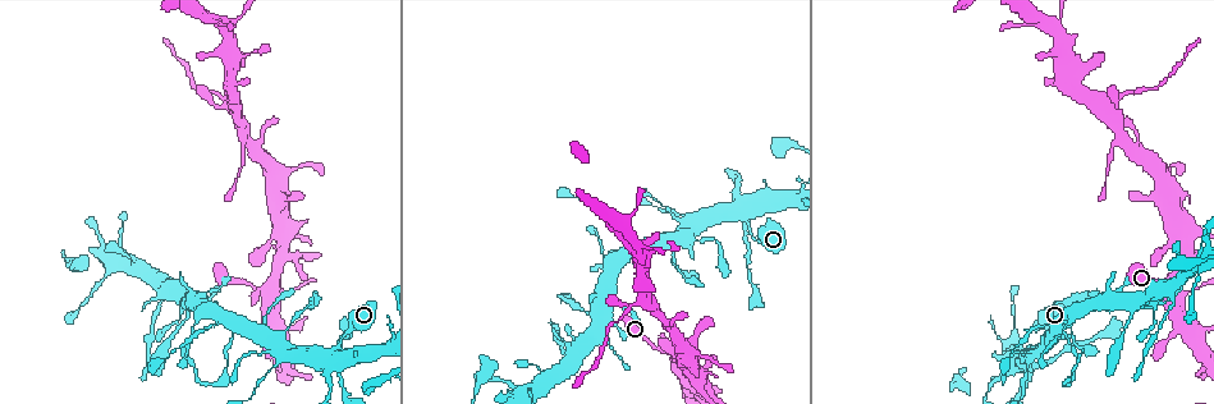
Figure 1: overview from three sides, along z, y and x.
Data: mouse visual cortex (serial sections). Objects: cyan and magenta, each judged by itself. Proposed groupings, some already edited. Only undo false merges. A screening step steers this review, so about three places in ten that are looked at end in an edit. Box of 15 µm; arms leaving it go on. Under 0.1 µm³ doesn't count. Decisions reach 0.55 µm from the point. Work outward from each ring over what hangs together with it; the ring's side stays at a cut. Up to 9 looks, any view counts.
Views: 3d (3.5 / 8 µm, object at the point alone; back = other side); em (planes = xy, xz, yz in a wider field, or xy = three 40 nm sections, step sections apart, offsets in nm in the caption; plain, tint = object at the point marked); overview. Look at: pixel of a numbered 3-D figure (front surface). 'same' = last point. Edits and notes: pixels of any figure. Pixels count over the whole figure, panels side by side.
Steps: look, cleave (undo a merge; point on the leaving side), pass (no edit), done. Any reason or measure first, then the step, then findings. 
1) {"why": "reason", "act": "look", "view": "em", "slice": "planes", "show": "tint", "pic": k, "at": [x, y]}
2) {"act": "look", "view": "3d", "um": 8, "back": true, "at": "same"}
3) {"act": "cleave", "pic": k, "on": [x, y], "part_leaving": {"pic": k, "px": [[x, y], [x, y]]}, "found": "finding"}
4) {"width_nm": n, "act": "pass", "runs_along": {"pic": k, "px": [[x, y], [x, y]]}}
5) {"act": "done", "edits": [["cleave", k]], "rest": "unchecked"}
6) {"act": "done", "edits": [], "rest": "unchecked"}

{"why": "four arms meet", "act": "look", "view": "3d", "um": 3.5, "pic": 1, "at": [265, 289]}

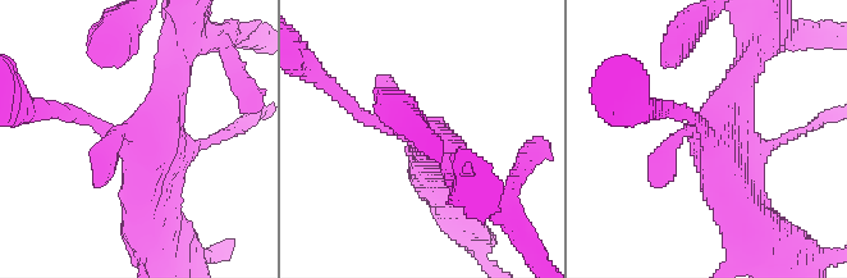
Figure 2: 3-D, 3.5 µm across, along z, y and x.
{"act": "look", "view": "em", "slice": "xy", "step": 2, "show": "plain", "pic": 2, "at": [708, 142]}

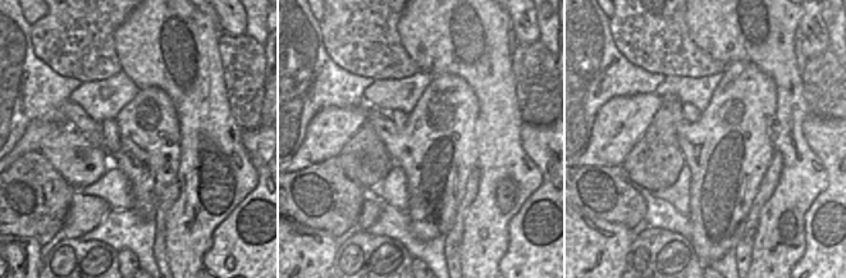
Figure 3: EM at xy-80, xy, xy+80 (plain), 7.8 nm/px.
{"why": "with the object marked", "act": "look", "view": "em", "slice": "xy", "step": 2, "show": "tint", "at": "same"}

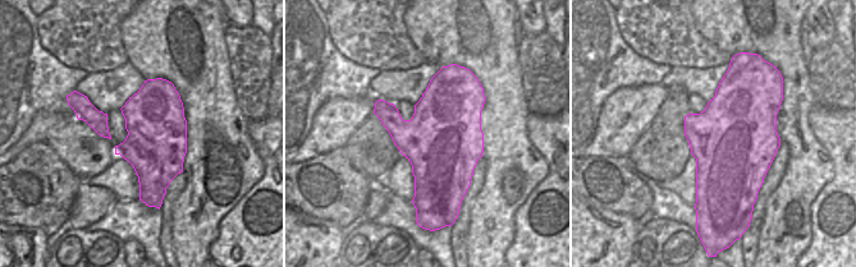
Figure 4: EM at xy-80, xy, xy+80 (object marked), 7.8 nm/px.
{"width_nm": 600, "act": "pass", "runs_along": {"pic": 2, "px": [[351, 105], [461, 171]]}, "found": "continuous, no second cell"}

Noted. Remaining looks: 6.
{"why": "four-way junction", "act": "look", "view": "3d", "um": 8, "pic": 1, "at": [1178, 231]}

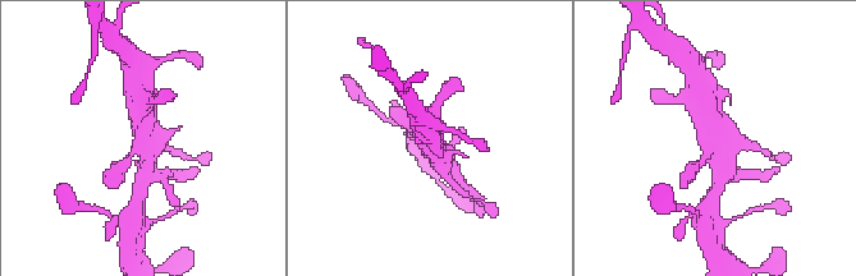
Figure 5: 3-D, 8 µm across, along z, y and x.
{"why": "shape alone is not enough", "act": "look", "view": "em", "slice": "xy", "step": 5, "show": "tint", "pic": 5, "at": [141, 143]}

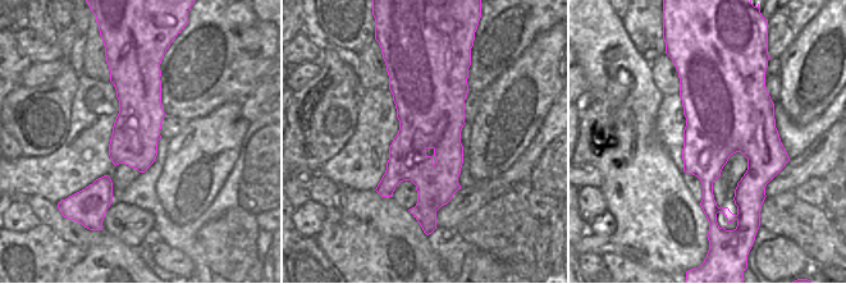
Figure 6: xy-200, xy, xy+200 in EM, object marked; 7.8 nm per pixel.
{"act": "pass", "found": "all the same cell"}

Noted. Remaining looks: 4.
{"why": "three arms meet", "act": "look", "view": "3d", "um": 3.5, "back": true, "pic": 1, "at": [641, 302]}

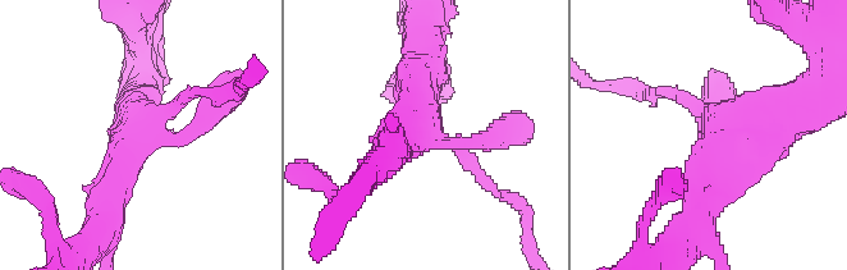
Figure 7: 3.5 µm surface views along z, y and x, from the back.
{"why": "now the EM", "act": "look", "view": "em", "slice": "xy", "step": 3, "show": "tint", "pic": 7, "at": [131, 140]}

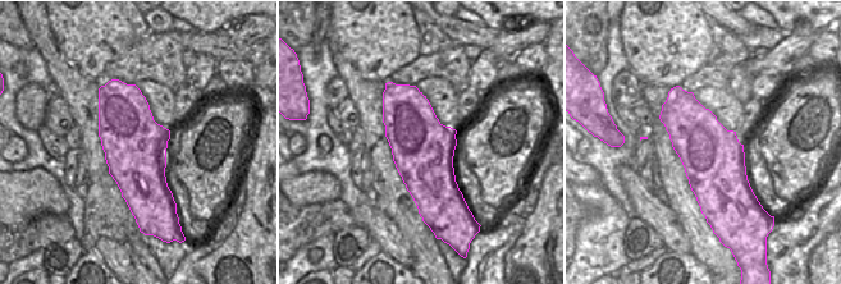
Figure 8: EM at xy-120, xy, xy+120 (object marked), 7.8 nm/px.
{"act": "cleave", "pic": 7, "on": [479, 175], "part_leaving": {"pic": 7, "px": [[459, 151], [526, 213], [526, 229]]}, "found": "two cells meet here"}

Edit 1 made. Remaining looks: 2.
{"act": "done", "edits": [["cleave", 7]], "rest": "unchecked"}

